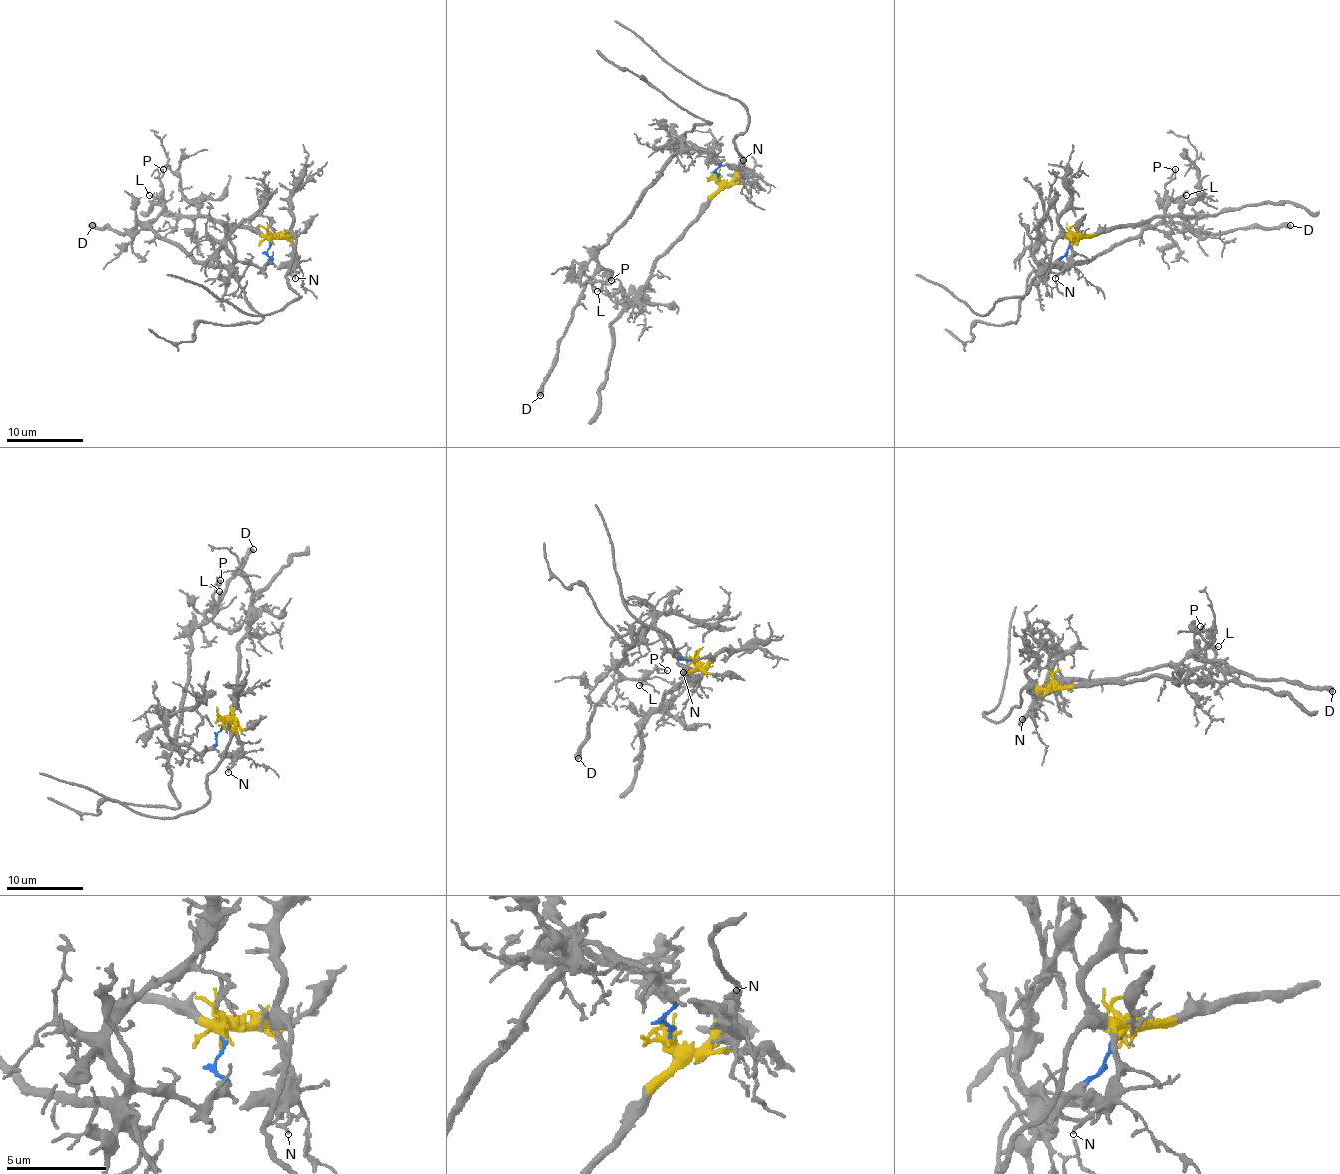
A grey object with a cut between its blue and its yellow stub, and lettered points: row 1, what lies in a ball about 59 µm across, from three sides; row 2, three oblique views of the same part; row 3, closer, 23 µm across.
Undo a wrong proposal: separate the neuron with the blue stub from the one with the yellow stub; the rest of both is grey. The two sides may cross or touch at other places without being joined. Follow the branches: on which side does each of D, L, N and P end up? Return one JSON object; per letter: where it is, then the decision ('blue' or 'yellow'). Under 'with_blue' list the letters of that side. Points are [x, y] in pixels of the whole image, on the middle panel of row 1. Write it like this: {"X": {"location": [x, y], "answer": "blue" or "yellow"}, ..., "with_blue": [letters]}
{"D": {"location": [540, 395], "answer": "blue"}, "L": {"location": [597, 291], "answer": "blue"}, "N": {"location": [743, 160], "answer": "yellow"}, "P": {"location": [611, 280], "answer": "blue"}, "with_blue": ["D", "L", "P"]}

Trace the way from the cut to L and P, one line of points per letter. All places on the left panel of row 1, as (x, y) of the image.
L: (269, 240), (262, 267), (240, 275), (204, 265), (150, 225), (161, 203), (150, 196)
P: (269, 240), (269, 259), (240, 275), (225, 265), (204, 265), (163, 238), (150, 225), (161, 209), (163, 169)

